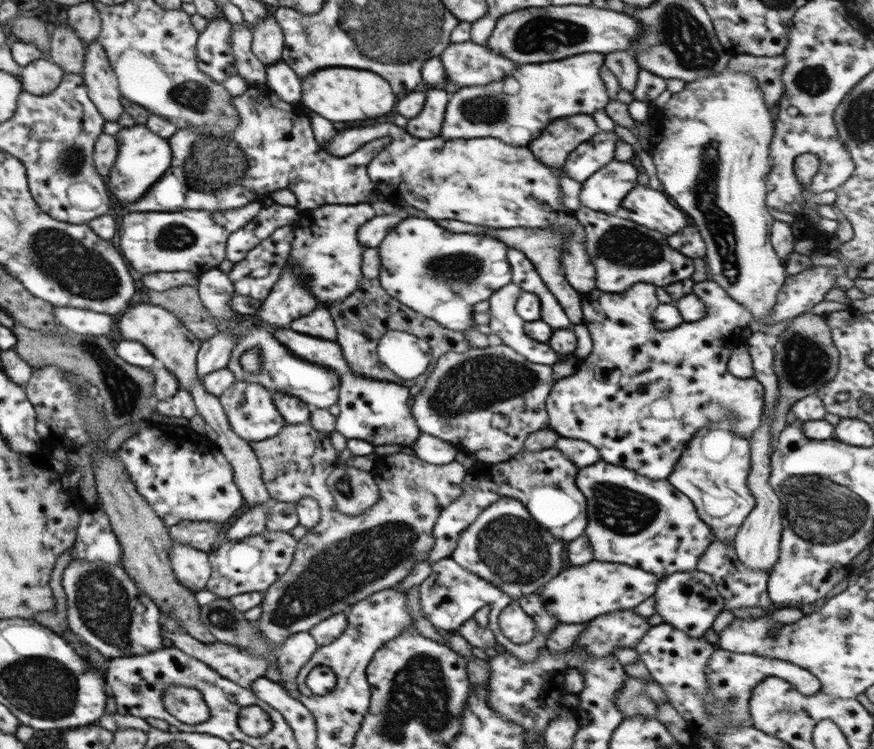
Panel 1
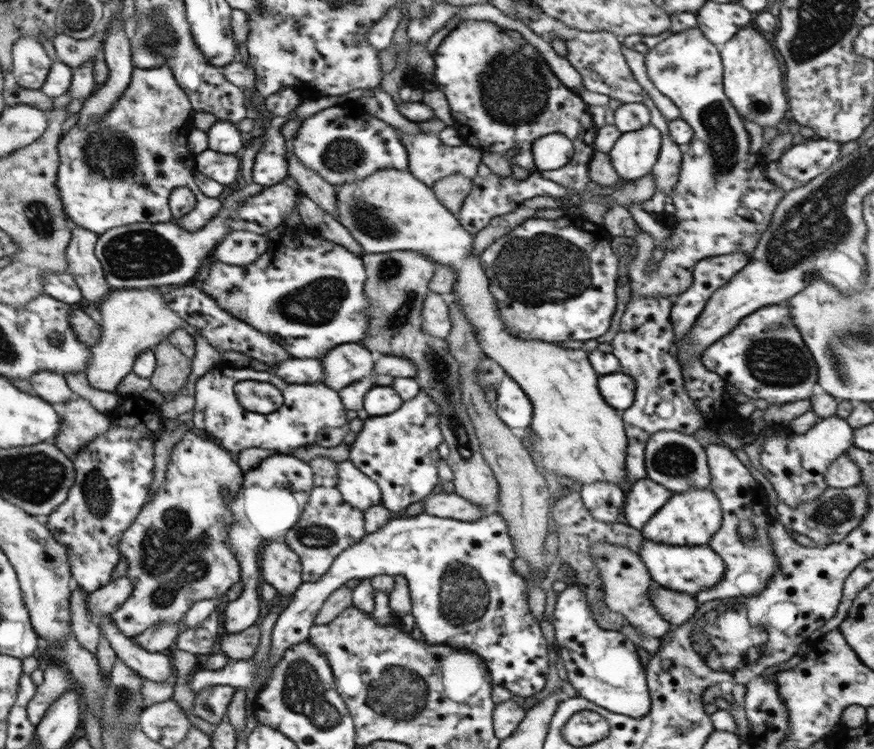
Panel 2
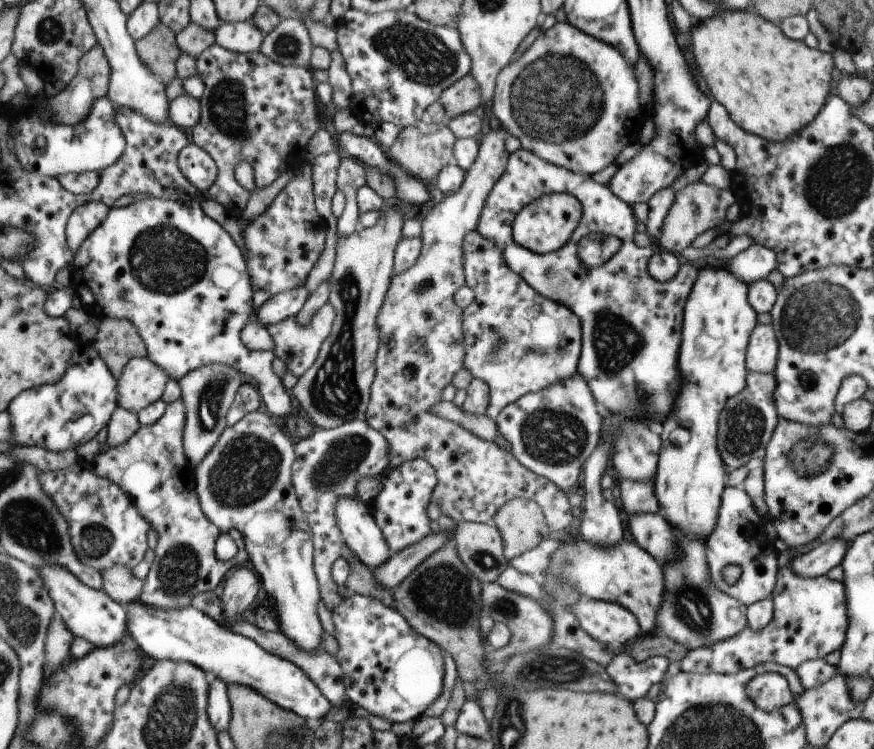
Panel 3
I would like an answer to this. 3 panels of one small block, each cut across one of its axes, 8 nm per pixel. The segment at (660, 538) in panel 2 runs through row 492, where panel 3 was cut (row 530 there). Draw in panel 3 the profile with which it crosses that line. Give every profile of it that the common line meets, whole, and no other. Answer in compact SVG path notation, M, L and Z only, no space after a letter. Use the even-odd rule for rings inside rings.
M723 267L701 268L683 306L679 340L683 388L673 404L673 416L667 414L661 422L661 452L652 486L659 514L665 523L681 530L687 538L707 539L711 534L717 520L720 495L727 487L728 472L717 452L716 432L725 400L743 389L748 374L745 348L749 332L756 326L756 313L747 304L747 286Z

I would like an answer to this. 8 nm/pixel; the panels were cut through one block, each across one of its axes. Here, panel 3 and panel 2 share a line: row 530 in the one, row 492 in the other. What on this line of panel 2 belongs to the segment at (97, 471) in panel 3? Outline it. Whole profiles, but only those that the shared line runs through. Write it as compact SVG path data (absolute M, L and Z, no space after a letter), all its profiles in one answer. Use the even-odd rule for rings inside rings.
M186 432L181 436L181 440L177 440L177 444L171 448L169 452L169 461L166 465L164 481L159 485L158 489L153 493L153 497L149 500L148 504L145 504L144 508L141 508L140 514L136 516L136 519L128 527L127 531L121 535L119 550L125 557L127 562L126 575L132 580L132 591L129 598L125 602L122 602L117 610L114 610L109 616L113 621L113 624L122 632L125 638L133 638L138 636L141 632L147 630L149 627L157 626L160 622L177 623L183 622L183 616L186 614L189 607L197 600L203 599L218 599L225 590L235 585L235 582L239 581L239 567L240 563L236 559L236 554L229 548L228 529L230 526L232 513L228 510L227 501L229 498L221 497L221 486L224 486L229 493L235 494L240 492L240 486L244 479L244 473L241 472L240 465L233 462L231 453L226 450L221 450L219 446L215 446L209 438L201 438L201 436L195 436L191 432Z

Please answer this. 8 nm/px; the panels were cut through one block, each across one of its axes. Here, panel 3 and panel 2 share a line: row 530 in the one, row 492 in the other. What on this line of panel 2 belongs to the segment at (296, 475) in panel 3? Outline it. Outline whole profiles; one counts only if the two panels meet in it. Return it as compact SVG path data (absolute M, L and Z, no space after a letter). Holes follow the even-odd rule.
M317 486L311 489L299 520L281 538L298 556L303 583L319 580L340 552L366 535L363 521L363 512L345 503L335 486Z

